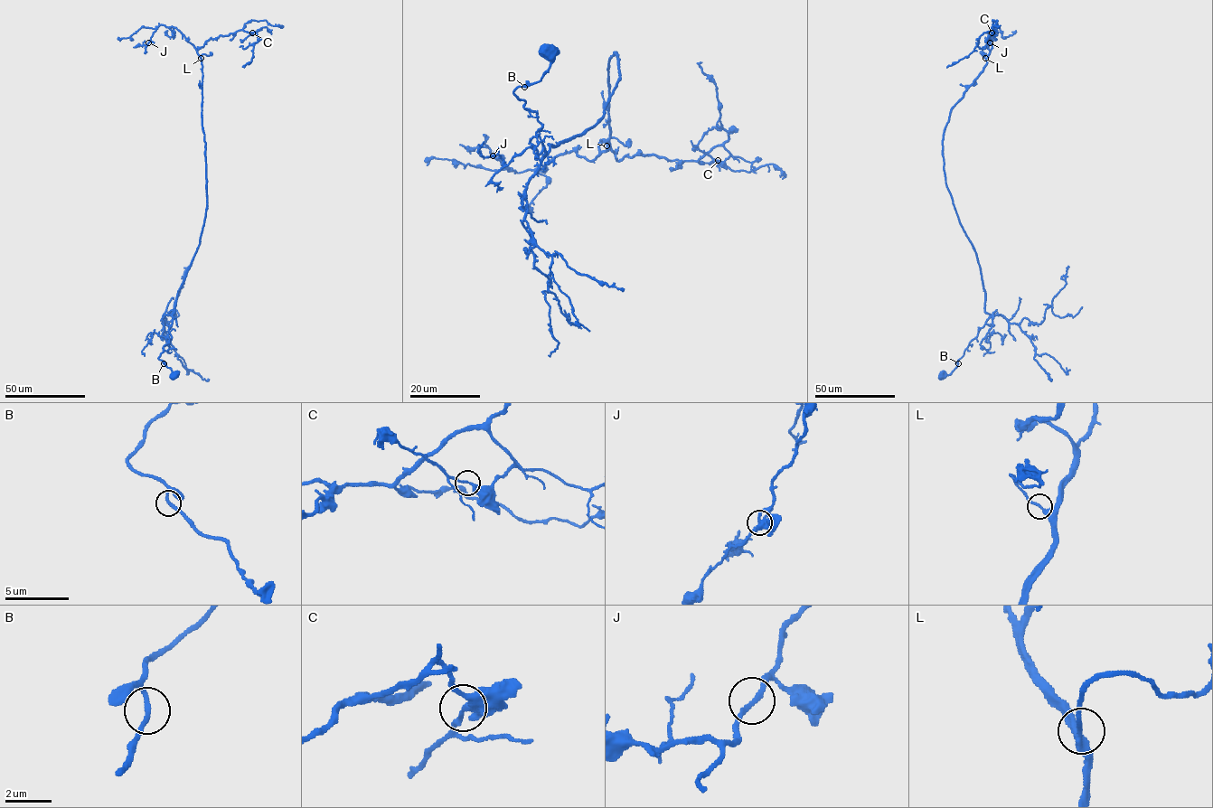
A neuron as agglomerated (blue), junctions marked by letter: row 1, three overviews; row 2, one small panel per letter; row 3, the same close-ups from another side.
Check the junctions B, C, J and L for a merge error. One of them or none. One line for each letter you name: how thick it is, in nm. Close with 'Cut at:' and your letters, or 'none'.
Cut at: none

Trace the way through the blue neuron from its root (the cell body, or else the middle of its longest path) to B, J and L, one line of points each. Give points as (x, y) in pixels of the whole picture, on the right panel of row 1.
B: (944, 374), (949, 375), (958, 363)
J: (944, 374), (990, 315), (943, 154), (950, 110), (987, 63), (988, 33), (998, 24), (990, 42)
L: (944, 374), (956, 367), (990, 315), (976, 255), (946, 185), (943, 154), (950, 110), (985, 58)

